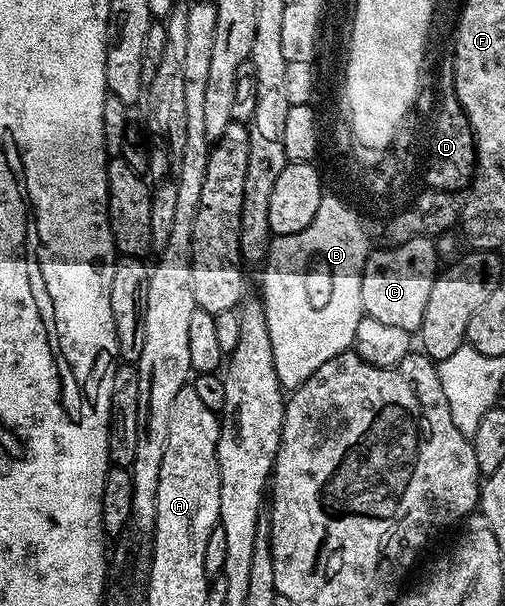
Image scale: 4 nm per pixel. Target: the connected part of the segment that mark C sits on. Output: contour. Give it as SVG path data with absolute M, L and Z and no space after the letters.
M417 235L402 244L386 245L383 251L371 250L366 257L360 281L360 297L363 312L369 318L381 321L383 325L392 325L399 329L417 332L420 321L424 321L424 308L428 305L428 296L432 293L434 280L440 274L438 267L438 251L434 248L435 240L428 235Z

